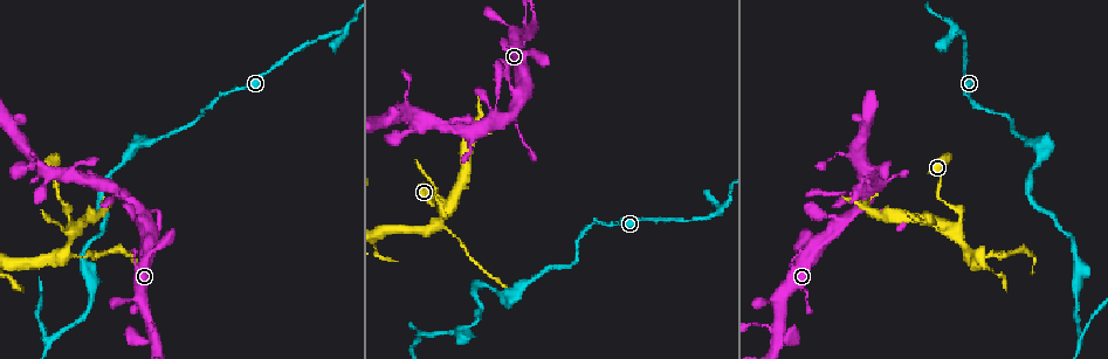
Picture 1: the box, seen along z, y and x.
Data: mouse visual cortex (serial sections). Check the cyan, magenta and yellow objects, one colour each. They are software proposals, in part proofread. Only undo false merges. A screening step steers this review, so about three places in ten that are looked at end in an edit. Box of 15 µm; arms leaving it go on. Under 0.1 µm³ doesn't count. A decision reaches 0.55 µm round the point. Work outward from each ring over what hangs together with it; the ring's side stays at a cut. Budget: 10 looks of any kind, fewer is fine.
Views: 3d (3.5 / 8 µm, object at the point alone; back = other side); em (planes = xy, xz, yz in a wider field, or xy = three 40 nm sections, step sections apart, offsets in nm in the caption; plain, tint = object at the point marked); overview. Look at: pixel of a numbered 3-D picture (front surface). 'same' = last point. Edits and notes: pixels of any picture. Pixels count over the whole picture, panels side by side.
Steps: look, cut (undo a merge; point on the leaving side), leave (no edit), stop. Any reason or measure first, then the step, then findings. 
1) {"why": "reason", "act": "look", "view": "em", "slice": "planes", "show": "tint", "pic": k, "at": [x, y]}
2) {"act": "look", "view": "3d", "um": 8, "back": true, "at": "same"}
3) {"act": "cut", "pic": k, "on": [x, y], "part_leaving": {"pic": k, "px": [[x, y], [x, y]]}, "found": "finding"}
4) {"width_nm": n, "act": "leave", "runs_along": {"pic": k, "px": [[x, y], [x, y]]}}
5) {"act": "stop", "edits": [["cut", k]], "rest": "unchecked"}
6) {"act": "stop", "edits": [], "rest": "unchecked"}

{"act": "look", "view": "3d", "um": 8, "pic": 1, "at": [1049, 149]}

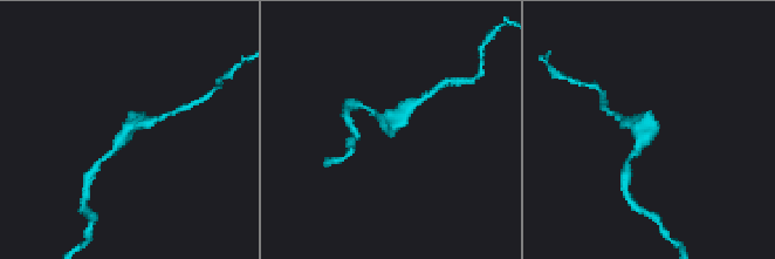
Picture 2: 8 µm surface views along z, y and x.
{"act": "look", "view": "3d", "um": 3.5, "pic": 2, "at": [128, 132]}

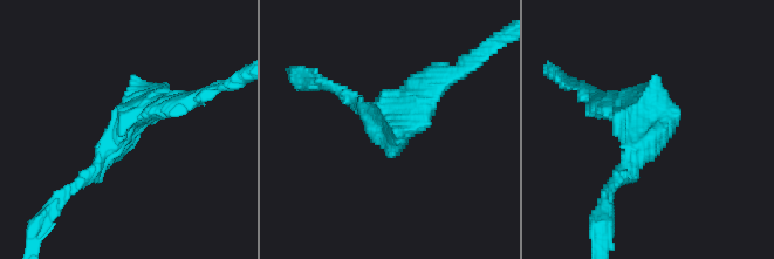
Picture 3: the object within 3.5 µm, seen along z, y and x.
{"arm_widths_nm": [200, 300], "act": "look", "view": "em", "slice": "xy", "step": 1, "show": "tint", "pic": 3, "at": [133, 122]}

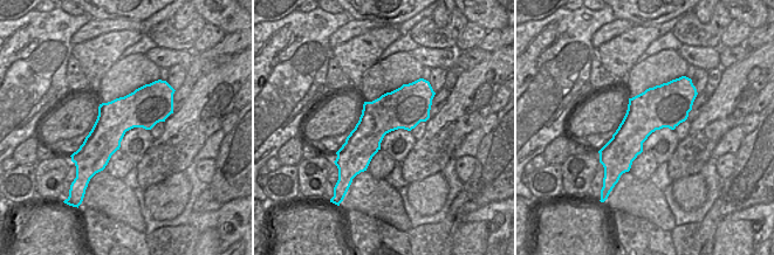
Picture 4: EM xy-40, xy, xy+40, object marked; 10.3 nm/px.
{"act": "leave", "runs_along": {"pic": 4, "px": [[169, 108], [129, 111], [80, 153]]}, "found": "continuous, no second cell"}

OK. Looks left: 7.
{"why": "arms part here", "act": "look", "view": "3d", "um": 8, "pic": 1, "at": [956, 228]}

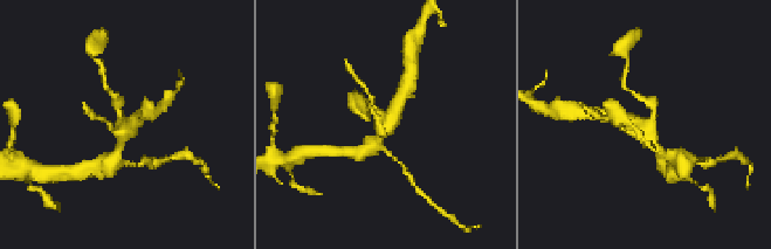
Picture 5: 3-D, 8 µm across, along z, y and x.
{"act": "look", "view": "3d", "um": 3.5, "pic": 5, "at": [388, 127]}

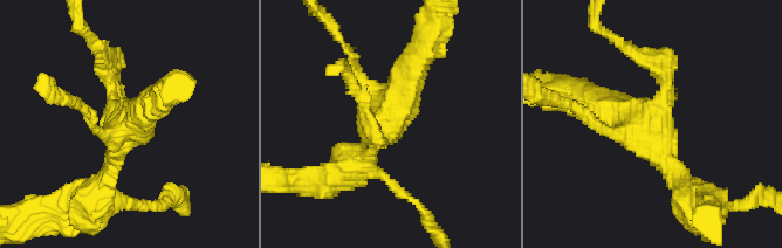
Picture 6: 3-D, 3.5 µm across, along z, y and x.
{"act": "look", "view": "em", "slice": "xy", "step": 5, "show": "tint", "pic": 6, "at": [119, 120]}

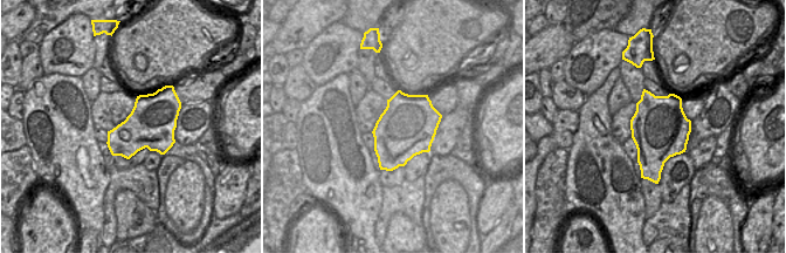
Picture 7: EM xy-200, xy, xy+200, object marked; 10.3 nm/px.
{"act": "leave", "runs_along": {"pic": 6, "px": [[643, 57], [664, 75], [654, 136], [685, 190]]}, "found": "continuous, no second cell"}

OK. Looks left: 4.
{"why": "three-way junction", "act": "look", "view": "3d", "um": 3.5, "back": true, "pic": 1, "at": [426, 334]}

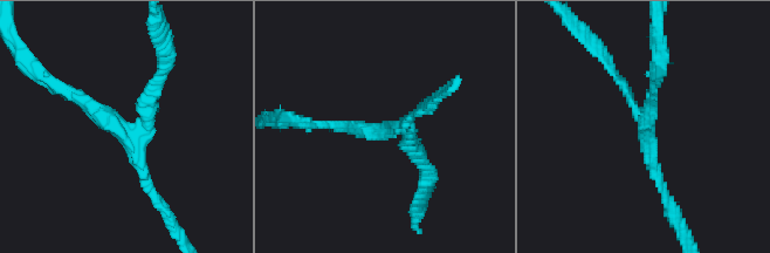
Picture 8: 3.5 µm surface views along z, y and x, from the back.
{"arms": 3, "arm_widths_nm": [150, 150, 150], "act": "look", "view": "em", "slice": "xy", "step": 1, "show": "plain", "pic": 8, "at": [645, 132]}

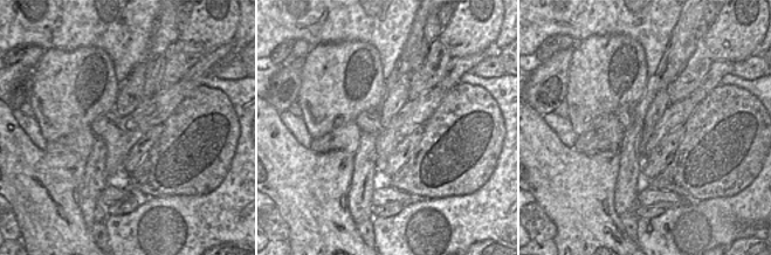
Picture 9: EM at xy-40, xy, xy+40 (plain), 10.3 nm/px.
{"act": "look", "view": "em", "slice": "xy", "step": 1, "show": "tint", "at": "same"}

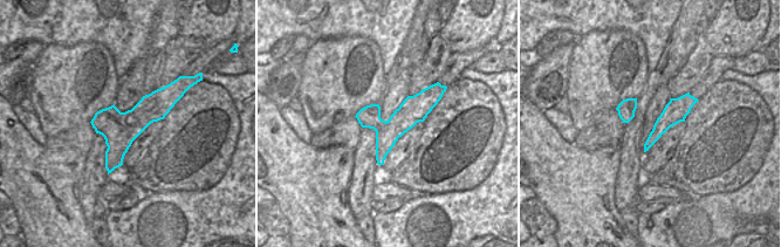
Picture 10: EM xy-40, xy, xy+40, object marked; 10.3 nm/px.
{"act": "leave", "runs_along": {"pic": 8, "px": [[323, 124], [405, 130], [420, 161]]}, "found": "one cell here"}

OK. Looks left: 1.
{"act": "stop", "edits": [], "rest": "unchecked"}

